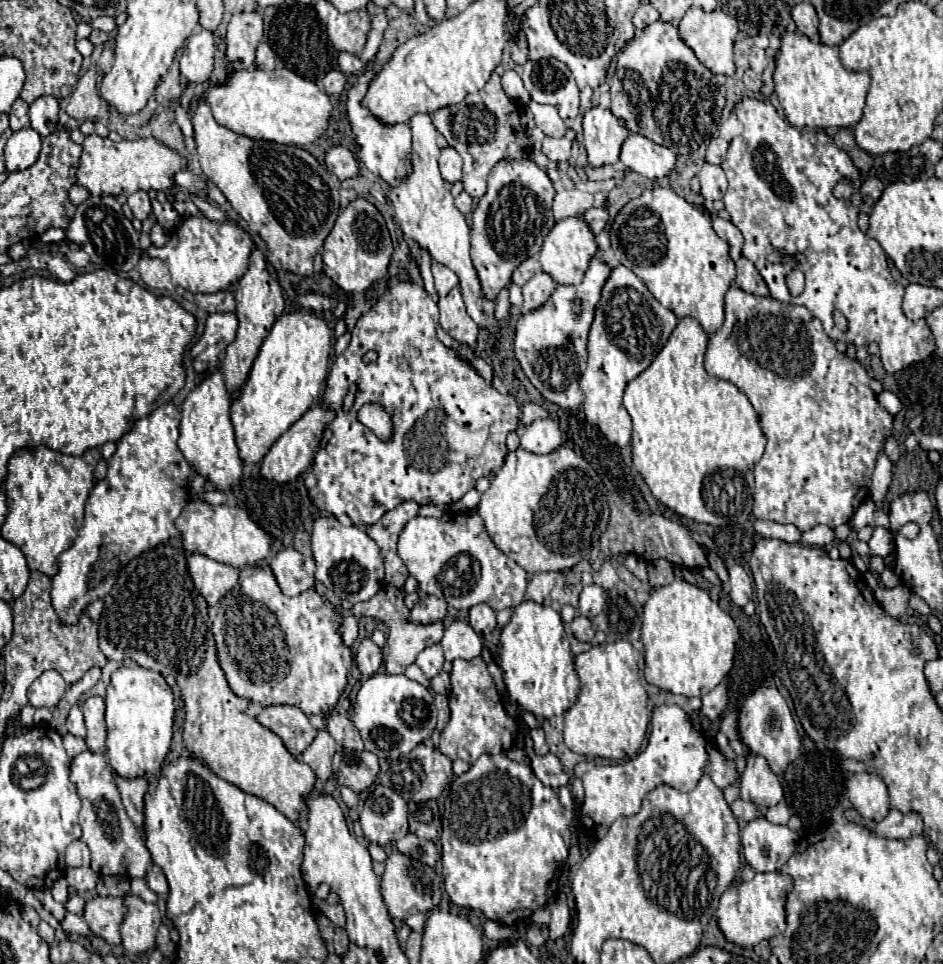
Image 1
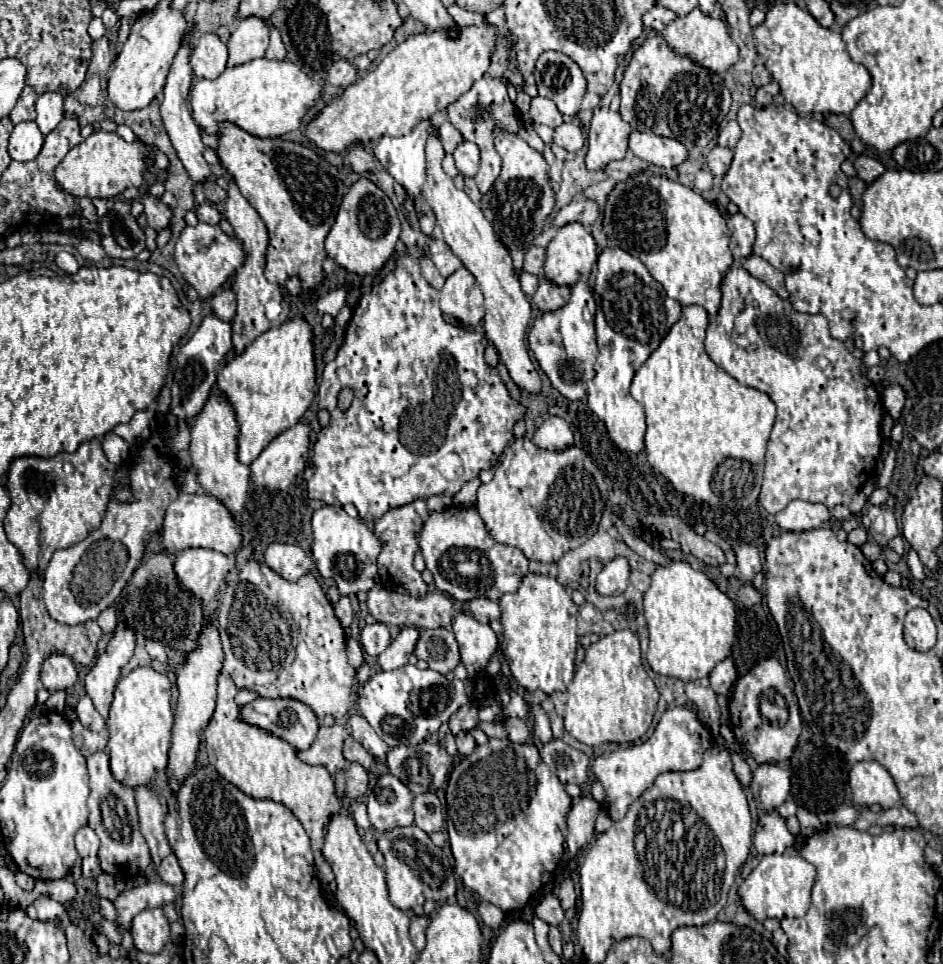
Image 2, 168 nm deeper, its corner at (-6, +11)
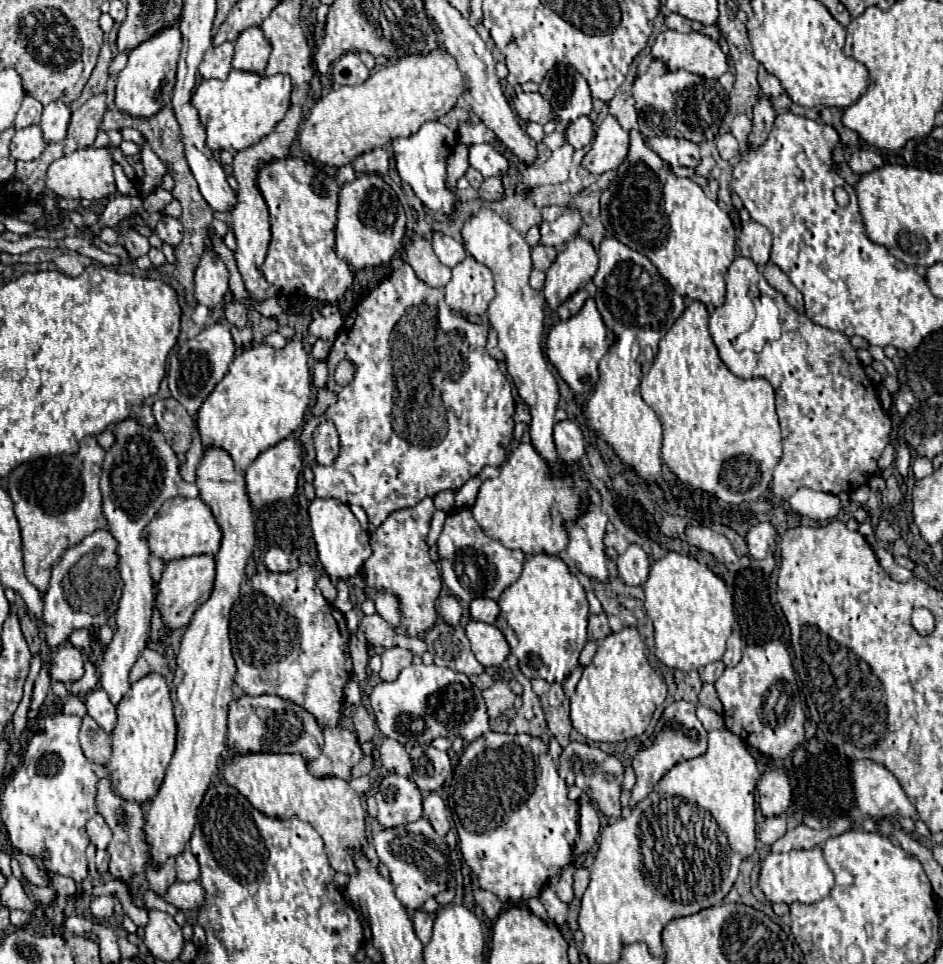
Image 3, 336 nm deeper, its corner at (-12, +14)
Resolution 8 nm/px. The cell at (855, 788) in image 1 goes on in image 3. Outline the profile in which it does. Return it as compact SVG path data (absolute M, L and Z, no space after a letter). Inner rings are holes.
M870 760L854 761L851 774L856 804L862 814L874 820L884 816L908 816L918 820L918 812L906 798L902 786L882 764Z

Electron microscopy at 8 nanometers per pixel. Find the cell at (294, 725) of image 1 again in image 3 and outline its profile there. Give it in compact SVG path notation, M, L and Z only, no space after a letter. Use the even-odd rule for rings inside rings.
M242 696L230 702L228 710L228 754L230 758L236 754L248 752L274 752L274 754L300 754L306 762L314 760L322 752L322 728L302 706L270 696Z

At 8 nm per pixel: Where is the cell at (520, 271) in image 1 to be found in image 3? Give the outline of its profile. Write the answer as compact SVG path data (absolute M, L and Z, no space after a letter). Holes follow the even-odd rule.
M534 246L532 248L532 262L536 270L548 270L552 266L552 262L556 260L558 252L556 248L550 246Z

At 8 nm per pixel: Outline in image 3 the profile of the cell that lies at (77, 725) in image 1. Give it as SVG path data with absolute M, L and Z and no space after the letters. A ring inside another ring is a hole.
M96 688L86 698L88 714L110 734L116 726L116 706L110 702L108 694L102 688Z

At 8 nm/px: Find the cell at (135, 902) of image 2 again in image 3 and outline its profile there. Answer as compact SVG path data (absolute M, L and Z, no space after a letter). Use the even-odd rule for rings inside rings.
M174 882L164 894L164 900L174 904L178 910L196 910L204 904L204 888L200 882Z

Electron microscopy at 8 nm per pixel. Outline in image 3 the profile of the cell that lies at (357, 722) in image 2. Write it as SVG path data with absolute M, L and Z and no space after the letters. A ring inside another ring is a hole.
M384 738L382 744L378 746L378 754L380 754L384 768L388 768L390 772L396 772L400 776L410 778L412 762L410 762L410 756L400 742L394 742L392 738Z

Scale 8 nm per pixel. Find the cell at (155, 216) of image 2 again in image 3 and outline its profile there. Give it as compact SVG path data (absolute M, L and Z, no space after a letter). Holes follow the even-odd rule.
M164 216L156 226L156 234L160 236L162 242L176 248L182 242L182 224L180 224L180 220Z

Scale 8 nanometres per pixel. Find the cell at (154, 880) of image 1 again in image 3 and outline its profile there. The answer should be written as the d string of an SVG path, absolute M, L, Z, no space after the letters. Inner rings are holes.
M186 848L180 856L176 856L176 872L178 872L178 880L182 882L192 882L200 878L200 866L196 856L190 852L190 848Z

